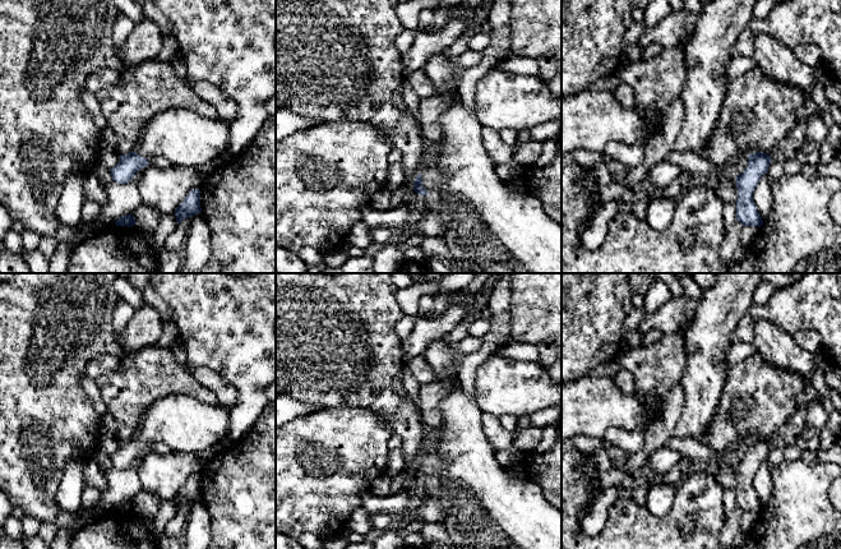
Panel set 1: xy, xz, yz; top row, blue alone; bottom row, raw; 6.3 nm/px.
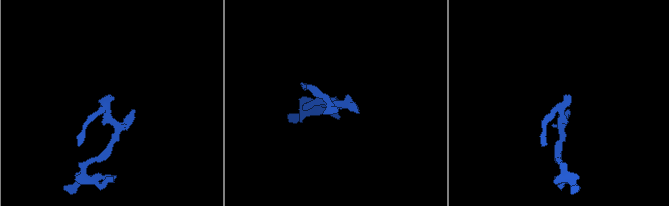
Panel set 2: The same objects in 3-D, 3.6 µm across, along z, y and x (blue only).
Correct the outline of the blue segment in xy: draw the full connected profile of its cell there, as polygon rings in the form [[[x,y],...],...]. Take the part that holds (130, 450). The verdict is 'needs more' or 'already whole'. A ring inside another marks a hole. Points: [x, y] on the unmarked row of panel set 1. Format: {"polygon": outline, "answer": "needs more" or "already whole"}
{"polygon": [[[185,395],[166,396],[148,407],[137,435],[120,442],[119,449],[110,456],[111,463],[126,470],[157,442],[193,455],[216,449],[228,437],[230,412],[222,403],[204,403]]], "answer": "needs more"}

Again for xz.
{"polygon": [[[445,338],[428,345],[422,354],[435,373],[435,380],[450,383],[450,393],[442,401],[443,423],[439,426],[435,448],[419,460],[413,476],[430,483],[433,494],[442,508],[442,523],[448,536],[448,549],[562,549],[562,512],[553,507],[541,488],[526,478],[512,479],[512,469],[504,467],[495,457],[495,449],[482,428],[482,411],[468,397],[457,379],[456,347]]], "answer": "needs more"}

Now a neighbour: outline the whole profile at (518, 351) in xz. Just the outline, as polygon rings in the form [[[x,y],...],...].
[[[509,343],[503,347],[496,347],[493,352],[498,352],[500,356],[521,361],[540,361],[537,345]]]

